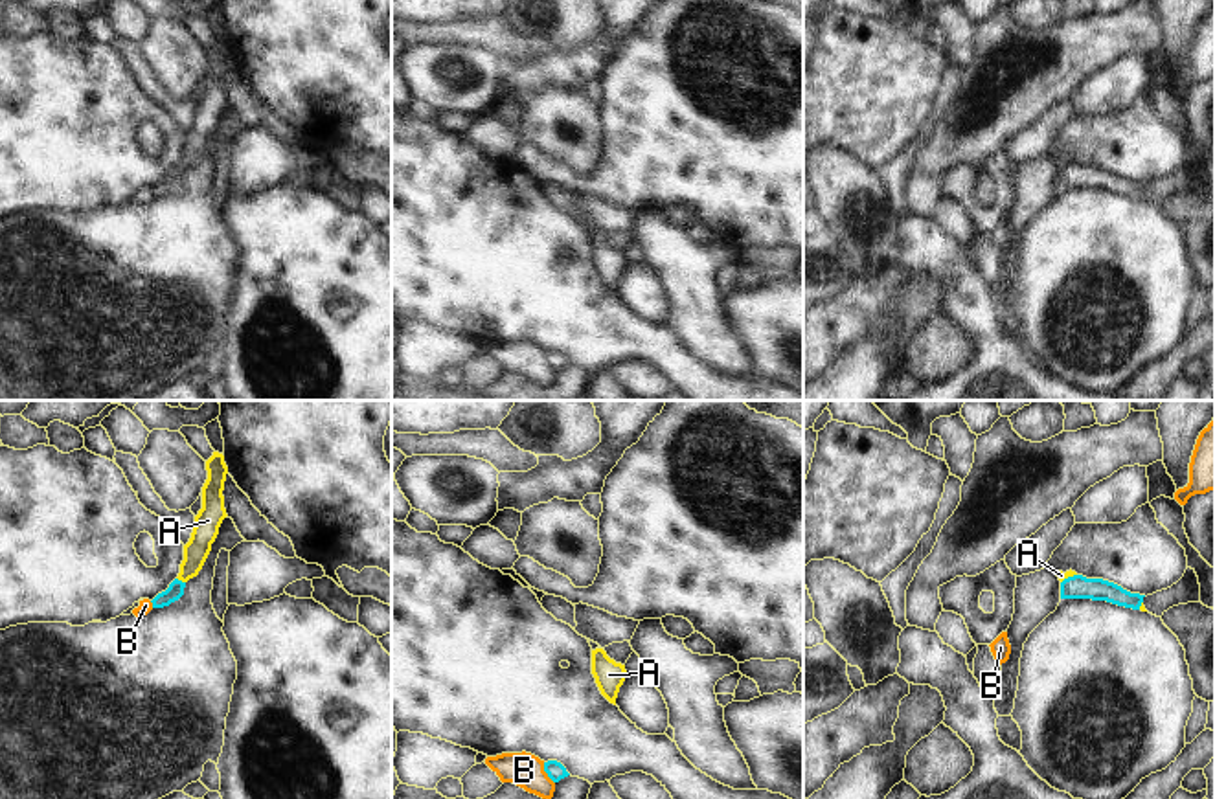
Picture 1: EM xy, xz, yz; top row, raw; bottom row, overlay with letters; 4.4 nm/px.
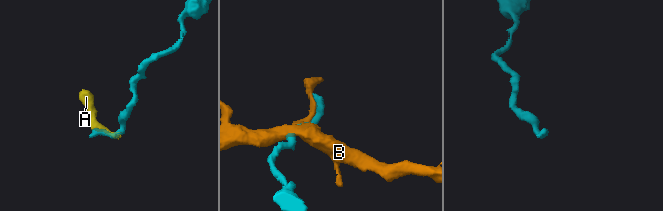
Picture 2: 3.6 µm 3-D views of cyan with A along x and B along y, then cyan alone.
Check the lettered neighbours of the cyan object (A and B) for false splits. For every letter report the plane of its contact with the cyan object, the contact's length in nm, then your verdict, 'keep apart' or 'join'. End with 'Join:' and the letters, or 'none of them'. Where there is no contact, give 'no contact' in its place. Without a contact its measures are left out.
A: xy | 50 nm | keep apart
B: xz | 110 nm | keep apart
Join: none of them

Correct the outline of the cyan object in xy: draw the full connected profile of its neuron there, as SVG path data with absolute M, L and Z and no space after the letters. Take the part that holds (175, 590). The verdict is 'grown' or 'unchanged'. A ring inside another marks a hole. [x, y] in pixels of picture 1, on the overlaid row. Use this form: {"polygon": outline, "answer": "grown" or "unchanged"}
{"polygon": "M175 579L169 588L162 593L158 593L151 602L153 608L164 608L171 602L178 601L184 595L186 582Z", "answer": "unchanged"}

